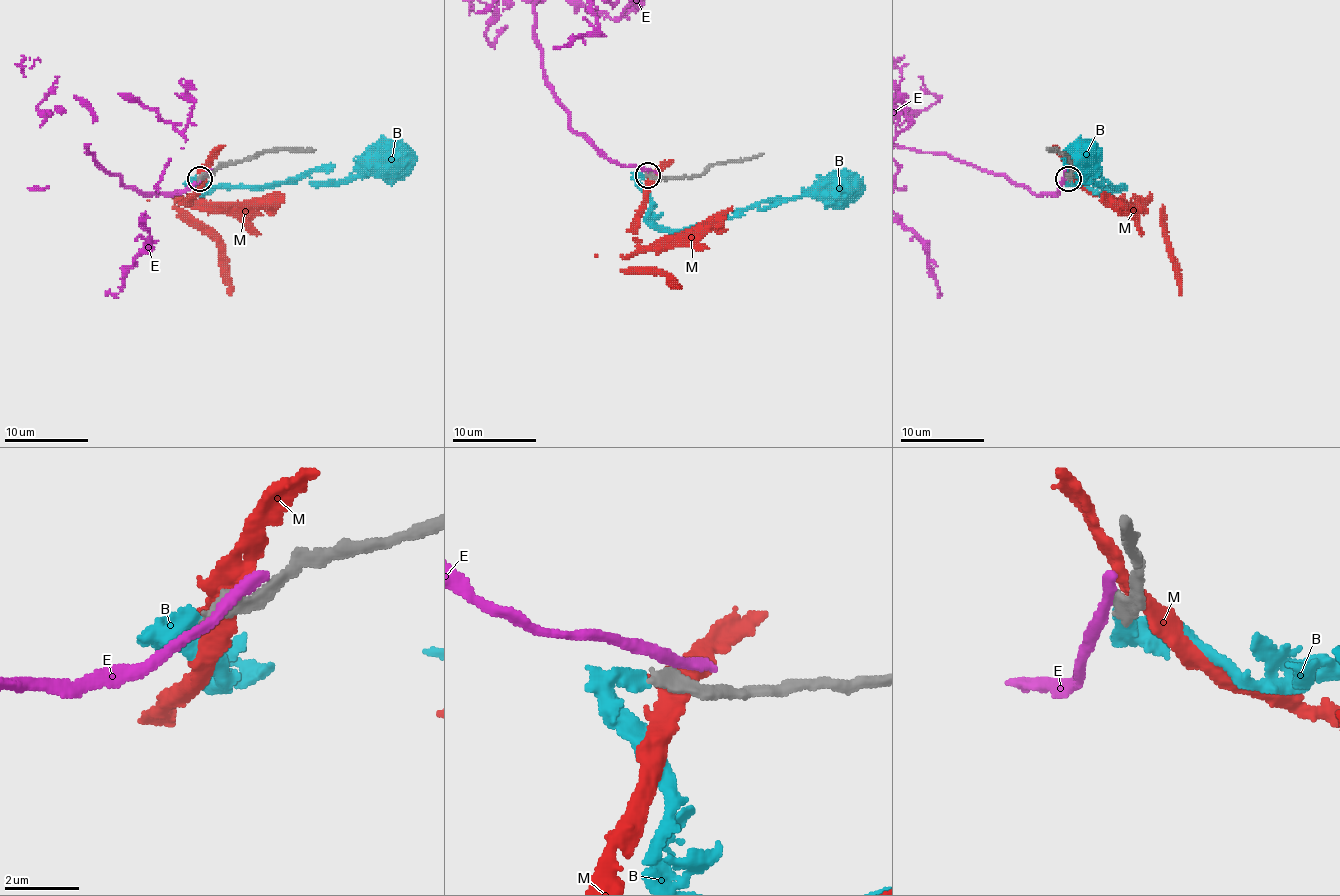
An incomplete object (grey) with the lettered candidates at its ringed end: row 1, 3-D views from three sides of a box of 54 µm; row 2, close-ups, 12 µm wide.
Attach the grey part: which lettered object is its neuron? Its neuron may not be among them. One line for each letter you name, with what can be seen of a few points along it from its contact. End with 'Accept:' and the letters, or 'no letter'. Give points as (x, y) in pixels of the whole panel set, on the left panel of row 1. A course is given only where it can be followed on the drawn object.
Accept: no letter

